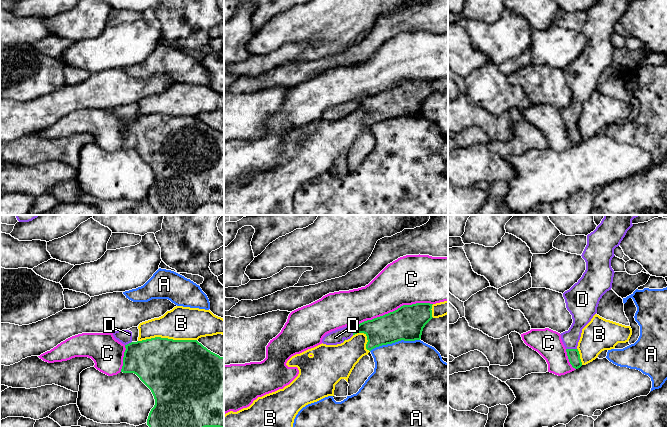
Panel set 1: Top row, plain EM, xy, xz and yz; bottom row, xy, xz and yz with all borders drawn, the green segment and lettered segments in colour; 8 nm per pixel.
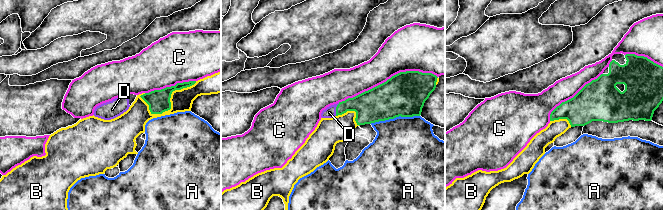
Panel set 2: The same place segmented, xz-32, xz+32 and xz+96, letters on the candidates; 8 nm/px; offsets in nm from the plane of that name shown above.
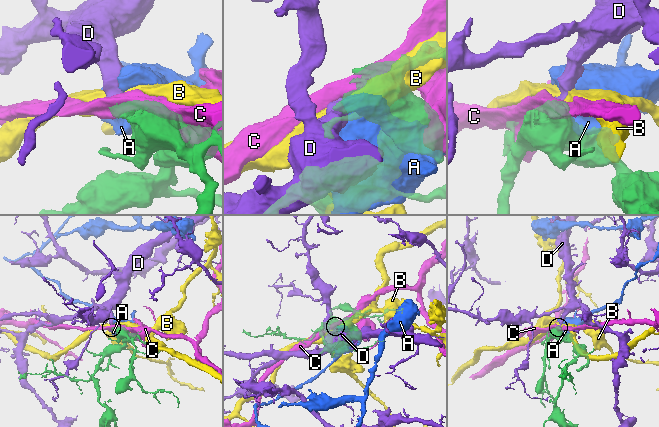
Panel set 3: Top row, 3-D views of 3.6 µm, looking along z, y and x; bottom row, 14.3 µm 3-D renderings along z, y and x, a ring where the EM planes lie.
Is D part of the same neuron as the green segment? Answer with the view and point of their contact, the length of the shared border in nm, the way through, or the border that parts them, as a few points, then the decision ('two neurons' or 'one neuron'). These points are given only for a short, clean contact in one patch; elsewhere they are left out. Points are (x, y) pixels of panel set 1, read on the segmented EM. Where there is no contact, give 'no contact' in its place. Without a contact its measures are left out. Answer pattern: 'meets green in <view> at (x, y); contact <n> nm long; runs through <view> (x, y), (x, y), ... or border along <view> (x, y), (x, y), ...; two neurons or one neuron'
meets green in yz at (571, 349); contact 90 nm long; runs through yz (573, 355), (571, 349), (570, 338); one neuron

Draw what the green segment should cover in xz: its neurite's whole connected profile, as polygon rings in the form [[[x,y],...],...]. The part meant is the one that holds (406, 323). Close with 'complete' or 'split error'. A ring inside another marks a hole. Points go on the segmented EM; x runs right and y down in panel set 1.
[[[430,303],[403,305],[383,316],[367,320],[359,325],[349,325],[326,334],[322,343],[337,345],[357,333],[367,336],[366,349],[392,344],[401,340],[420,340],[423,328],[433,318]]] | split error

